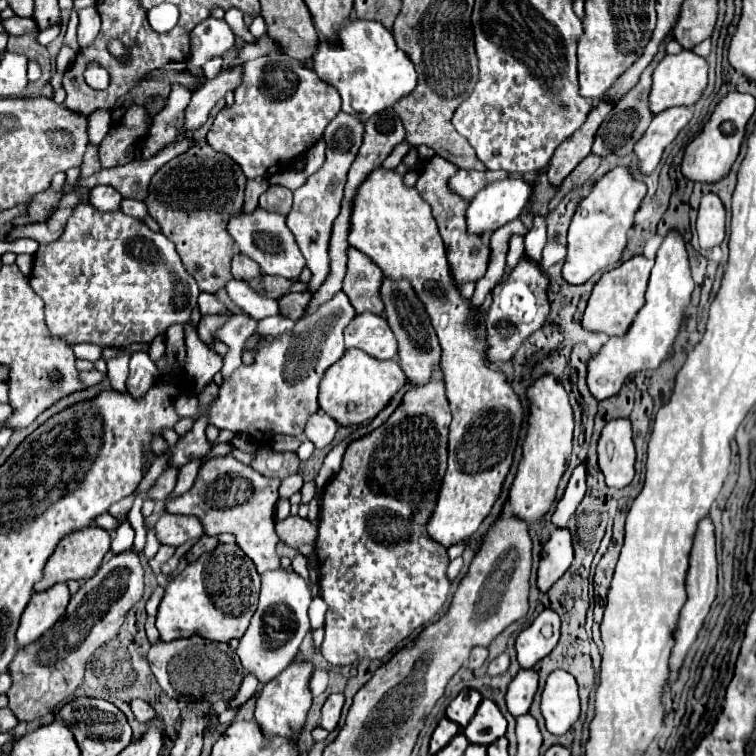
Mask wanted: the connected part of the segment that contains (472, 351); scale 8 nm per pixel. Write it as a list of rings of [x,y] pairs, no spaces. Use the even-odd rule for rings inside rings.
[[[378,167],[368,175],[362,189],[358,189],[350,223],[350,245],[368,255],[388,279],[410,281],[440,339],[452,423],[448,471],[442,479],[436,511],[428,529],[432,539],[450,547],[476,533],[500,497],[504,479],[512,467],[512,455],[524,423],[524,409],[506,375],[494,371],[486,359],[488,343],[482,309],[472,307],[472,301],[460,295],[432,209],[418,191],[414,187],[404,187],[402,177],[392,169],[382,171],[382,167]]]

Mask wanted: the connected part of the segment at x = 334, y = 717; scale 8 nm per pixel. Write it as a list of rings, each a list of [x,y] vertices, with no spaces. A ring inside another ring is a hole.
[[[334,693],[326,699],[326,703],[322,707],[322,723],[320,723],[326,731],[334,731],[334,727],[338,725],[342,705],[344,705],[344,695],[342,693]]]

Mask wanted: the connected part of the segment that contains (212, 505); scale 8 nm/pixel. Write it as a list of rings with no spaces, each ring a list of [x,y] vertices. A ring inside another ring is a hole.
[[[232,455],[210,457],[202,463],[198,477],[188,493],[172,499],[166,511],[178,515],[196,515],[206,529],[206,535],[232,533],[242,551],[254,561],[260,573],[280,567],[280,557],[274,547],[280,541],[274,533],[274,507],[278,501],[280,479],[268,479],[252,467],[240,463]]]

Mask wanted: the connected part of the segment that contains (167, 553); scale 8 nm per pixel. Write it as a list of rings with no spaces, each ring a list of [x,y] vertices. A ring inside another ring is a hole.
[[[160,545],[160,549],[158,549],[156,557],[150,561],[152,571],[154,571],[154,573],[160,573],[160,565],[162,565],[162,563],[166,563],[174,553],[176,553],[176,547],[172,547],[172,545]]]

